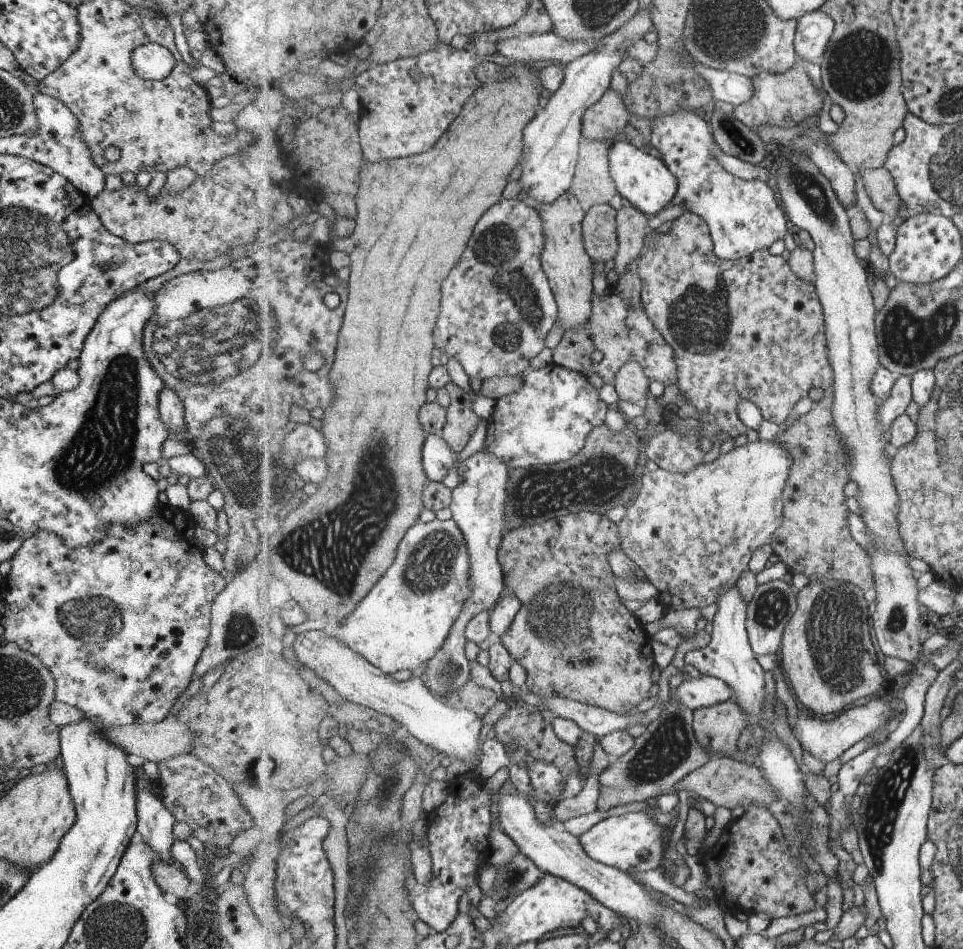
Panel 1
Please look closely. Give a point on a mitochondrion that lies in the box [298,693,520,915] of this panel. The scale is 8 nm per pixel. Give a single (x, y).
(388, 784)

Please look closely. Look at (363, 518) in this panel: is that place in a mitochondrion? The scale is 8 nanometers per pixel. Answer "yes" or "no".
yes

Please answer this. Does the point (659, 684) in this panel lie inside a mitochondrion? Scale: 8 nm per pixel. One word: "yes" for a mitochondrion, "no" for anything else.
no

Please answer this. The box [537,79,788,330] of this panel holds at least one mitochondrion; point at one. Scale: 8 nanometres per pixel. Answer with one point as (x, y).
(747, 146)

